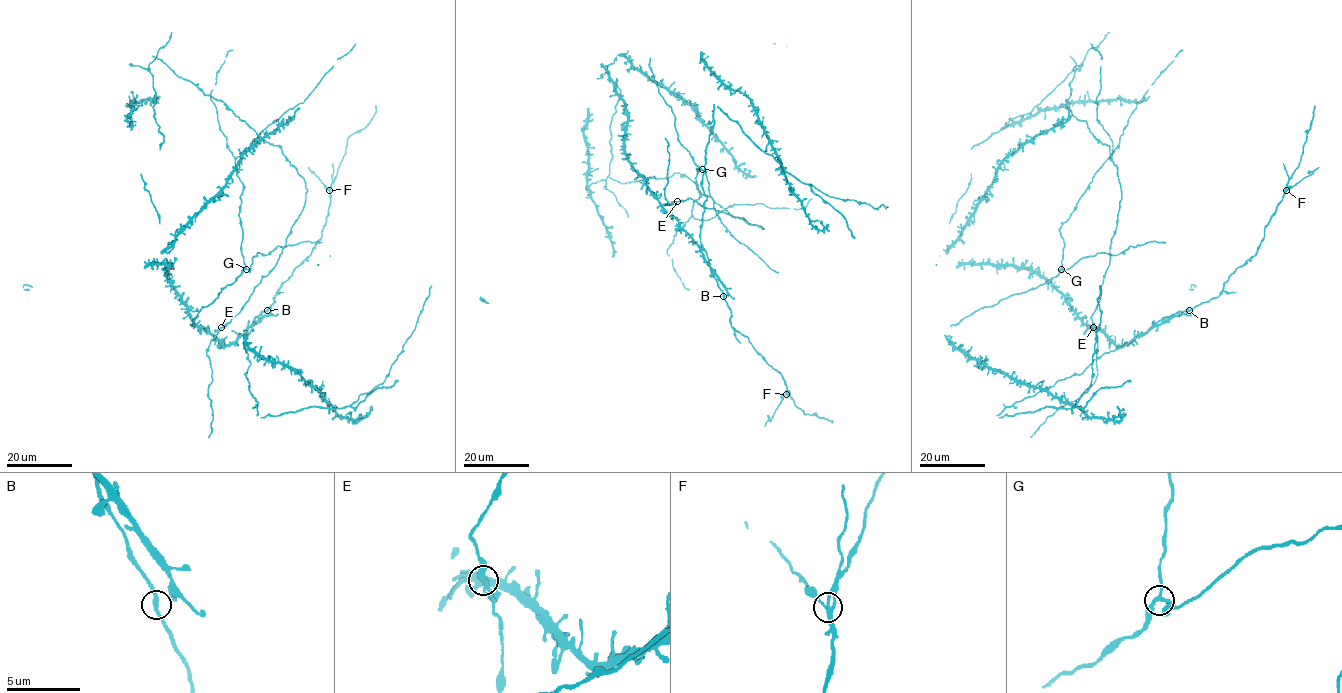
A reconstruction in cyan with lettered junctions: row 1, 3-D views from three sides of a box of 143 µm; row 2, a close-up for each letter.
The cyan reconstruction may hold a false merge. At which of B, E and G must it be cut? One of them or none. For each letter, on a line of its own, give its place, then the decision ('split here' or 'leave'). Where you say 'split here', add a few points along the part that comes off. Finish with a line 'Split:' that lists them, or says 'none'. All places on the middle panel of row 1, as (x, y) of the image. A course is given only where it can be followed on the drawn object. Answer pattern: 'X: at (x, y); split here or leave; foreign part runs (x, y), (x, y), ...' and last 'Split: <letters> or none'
B: at (723, 296); split here; foreign part runs (724, 296), (731, 312), (730, 325), (782, 376), (796, 406), (804, 414), (831, 422)
E: at (677, 201); leave
G: at (702, 169); leave
Split: B

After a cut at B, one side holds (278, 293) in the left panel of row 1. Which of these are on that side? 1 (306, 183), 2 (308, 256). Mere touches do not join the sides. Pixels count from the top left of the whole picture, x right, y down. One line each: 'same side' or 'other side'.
1: other side
2: same side

